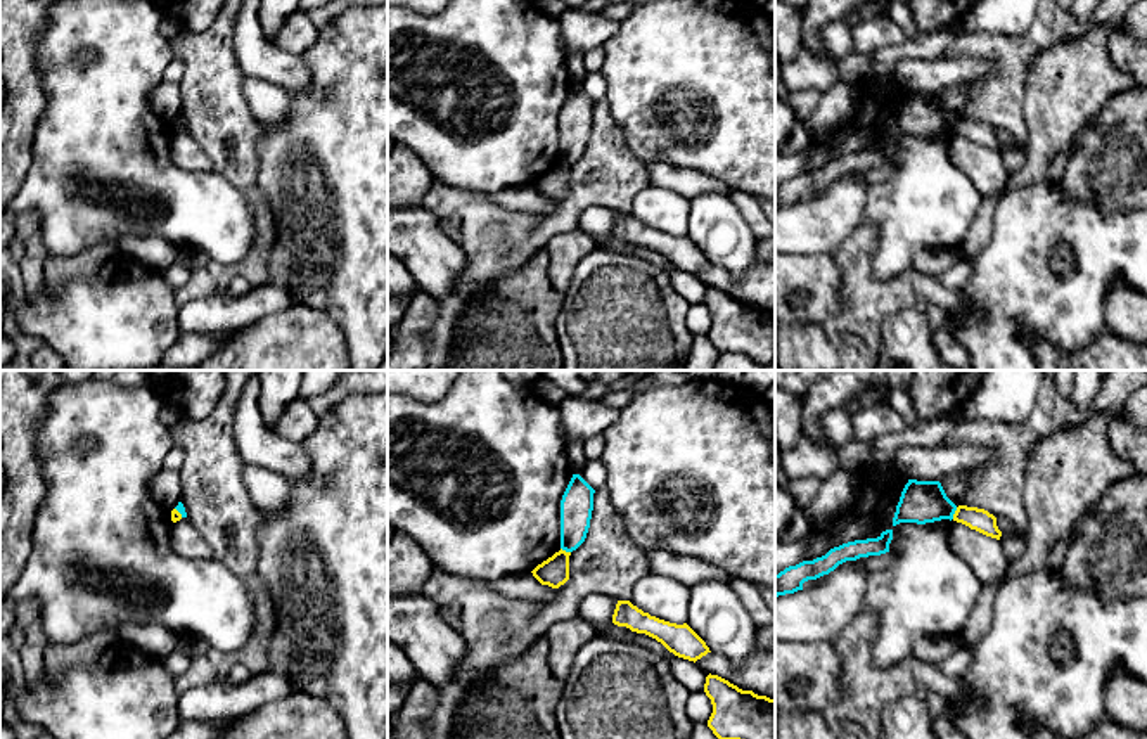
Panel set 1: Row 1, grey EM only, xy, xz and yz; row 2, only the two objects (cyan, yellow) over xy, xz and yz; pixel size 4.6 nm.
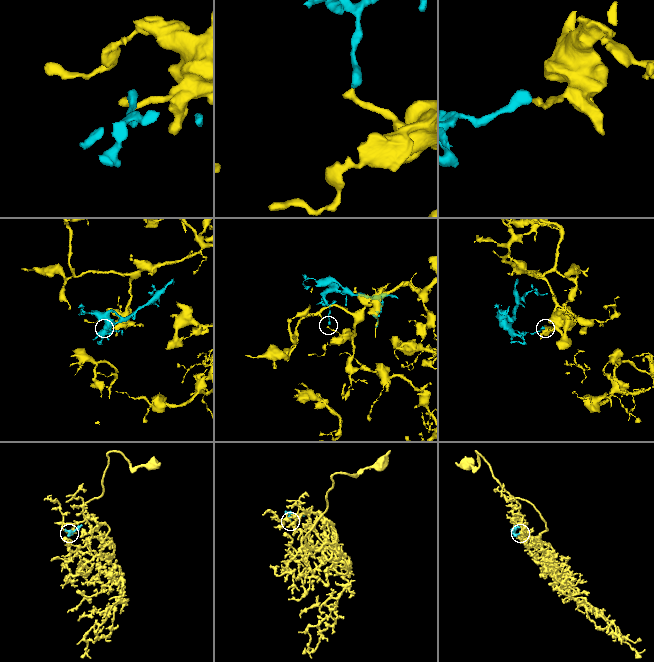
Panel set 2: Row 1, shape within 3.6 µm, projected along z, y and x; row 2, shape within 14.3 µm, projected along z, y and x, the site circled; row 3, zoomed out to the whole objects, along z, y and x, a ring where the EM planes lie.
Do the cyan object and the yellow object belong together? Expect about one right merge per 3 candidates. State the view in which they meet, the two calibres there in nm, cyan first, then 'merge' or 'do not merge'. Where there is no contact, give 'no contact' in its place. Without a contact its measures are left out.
contact in yz; calibres 200 and 110 nm; do not merge

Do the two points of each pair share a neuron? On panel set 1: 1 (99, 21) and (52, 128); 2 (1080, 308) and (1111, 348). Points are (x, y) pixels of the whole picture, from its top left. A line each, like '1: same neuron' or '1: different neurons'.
1: same neuron
2: different neurons

